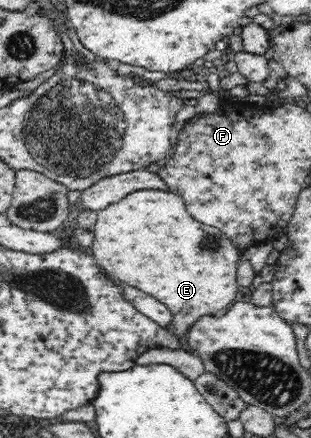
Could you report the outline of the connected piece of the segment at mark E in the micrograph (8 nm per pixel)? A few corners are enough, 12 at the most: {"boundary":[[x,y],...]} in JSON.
{"boundary":[[170,190],[98,213],[91,250],[174,312],[235,303],[241,253]]}

